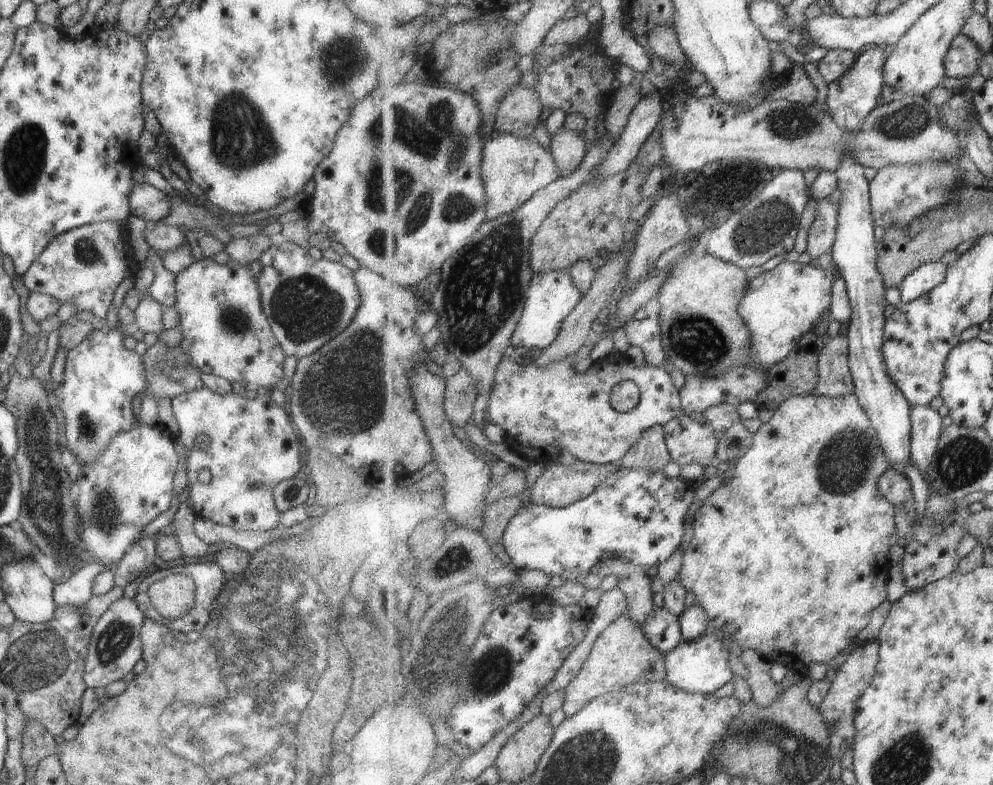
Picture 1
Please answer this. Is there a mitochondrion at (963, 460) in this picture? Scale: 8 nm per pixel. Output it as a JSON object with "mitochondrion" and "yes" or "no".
{"mitochondrion":"yes"}

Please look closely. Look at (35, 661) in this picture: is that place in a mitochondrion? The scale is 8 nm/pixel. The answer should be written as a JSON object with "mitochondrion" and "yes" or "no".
{"mitochondrion":"yes"}

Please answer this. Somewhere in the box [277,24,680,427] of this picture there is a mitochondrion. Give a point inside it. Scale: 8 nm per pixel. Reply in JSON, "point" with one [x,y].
{"point":[439,136]}

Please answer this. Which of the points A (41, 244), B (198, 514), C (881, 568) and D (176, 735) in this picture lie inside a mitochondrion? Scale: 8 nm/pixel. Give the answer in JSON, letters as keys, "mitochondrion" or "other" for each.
{"A":"other","B":"other","C":"other","D":"mitochondrion"}

